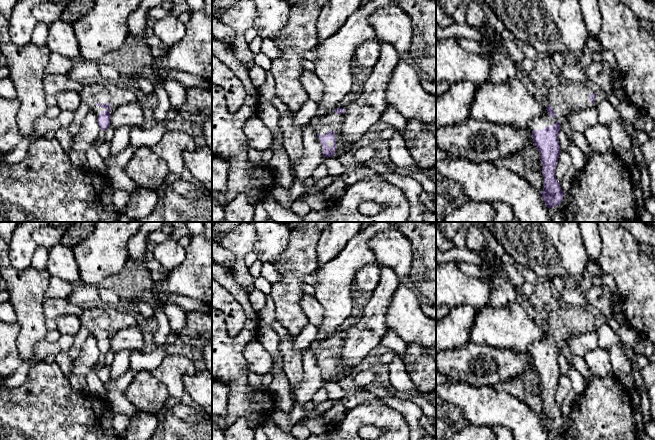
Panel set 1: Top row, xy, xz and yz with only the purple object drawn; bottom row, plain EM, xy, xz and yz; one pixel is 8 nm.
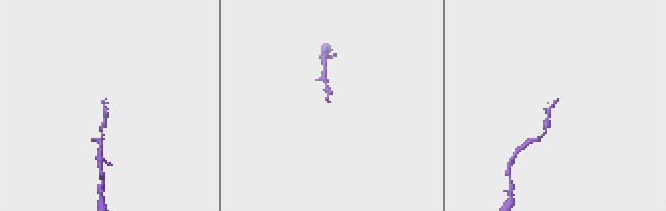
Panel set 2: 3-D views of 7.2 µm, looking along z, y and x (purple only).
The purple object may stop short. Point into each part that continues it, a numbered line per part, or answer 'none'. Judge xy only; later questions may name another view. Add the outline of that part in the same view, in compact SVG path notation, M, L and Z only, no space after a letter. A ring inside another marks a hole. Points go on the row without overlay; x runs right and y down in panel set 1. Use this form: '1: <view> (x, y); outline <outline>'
1: xy (117, 318); outline M97 304L86 307L79 317L97 341L103 335L109 334L111 339L119 330L137 325L133 310L125 307Z

